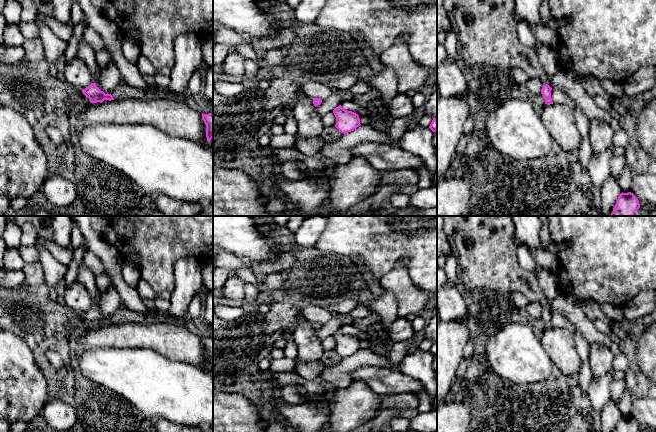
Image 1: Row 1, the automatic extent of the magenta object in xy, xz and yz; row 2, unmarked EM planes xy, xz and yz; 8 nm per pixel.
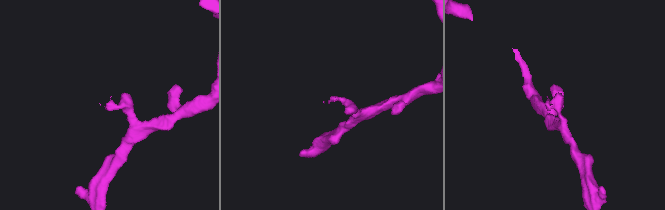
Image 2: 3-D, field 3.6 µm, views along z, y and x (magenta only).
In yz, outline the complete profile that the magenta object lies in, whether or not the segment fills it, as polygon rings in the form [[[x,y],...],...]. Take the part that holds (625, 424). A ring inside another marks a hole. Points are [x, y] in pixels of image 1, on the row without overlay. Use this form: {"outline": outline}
{"outline": [[[622,416],[616,425],[614,432],[640,432],[640,428],[633,417]]]}

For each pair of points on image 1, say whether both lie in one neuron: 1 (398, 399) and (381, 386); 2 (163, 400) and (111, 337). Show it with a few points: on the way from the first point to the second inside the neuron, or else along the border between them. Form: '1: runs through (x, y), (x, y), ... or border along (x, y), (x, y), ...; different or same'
1: border along (413, 392), (386, 395); different
2: border along (98, 347), (144, 348); different

